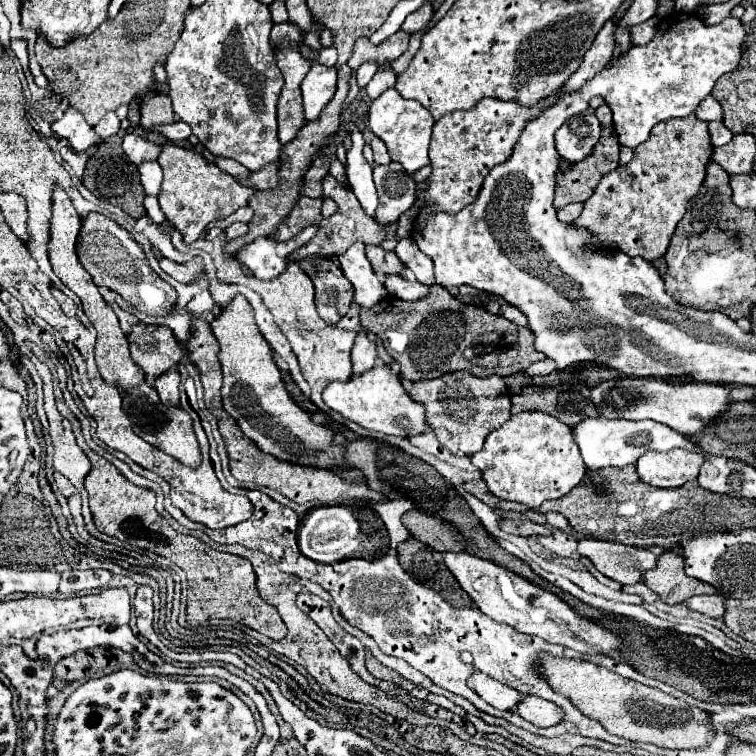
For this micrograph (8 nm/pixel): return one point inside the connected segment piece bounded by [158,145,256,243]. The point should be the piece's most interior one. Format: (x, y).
(194, 193)

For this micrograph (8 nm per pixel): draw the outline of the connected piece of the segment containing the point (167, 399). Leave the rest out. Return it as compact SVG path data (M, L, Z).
M170 369L168 373L164 373L156 379L156 391L158 391L162 403L168 407L180 405L180 389L178 387L180 387L180 375L176 369Z

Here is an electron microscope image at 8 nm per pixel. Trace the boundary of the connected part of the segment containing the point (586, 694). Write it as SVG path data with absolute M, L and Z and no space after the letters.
M542 655L542 671L554 691L572 699L572 703L588 717L606 727L608 733L636 743L652 743L666 749L702 749L714 739L710 713L684 703L660 689L624 679L590 661L558 659Z

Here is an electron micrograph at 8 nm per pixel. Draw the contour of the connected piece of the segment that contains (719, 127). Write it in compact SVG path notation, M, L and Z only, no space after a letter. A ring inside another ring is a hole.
M723 122L709 123L708 129L710 141L712 141L714 147L722 147L722 145L726 145L732 139L732 133L726 129L726 125Z

